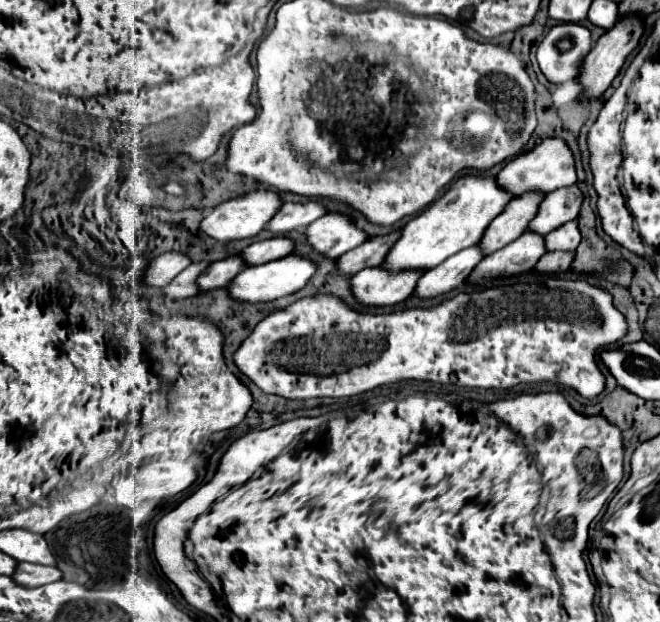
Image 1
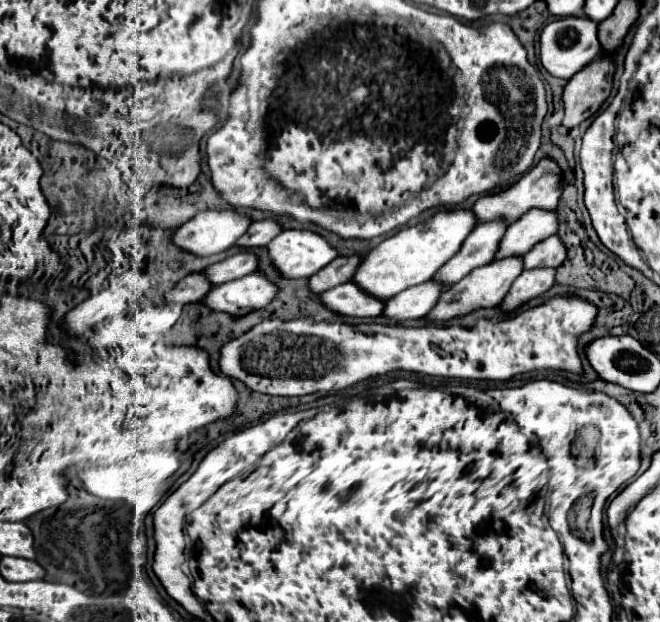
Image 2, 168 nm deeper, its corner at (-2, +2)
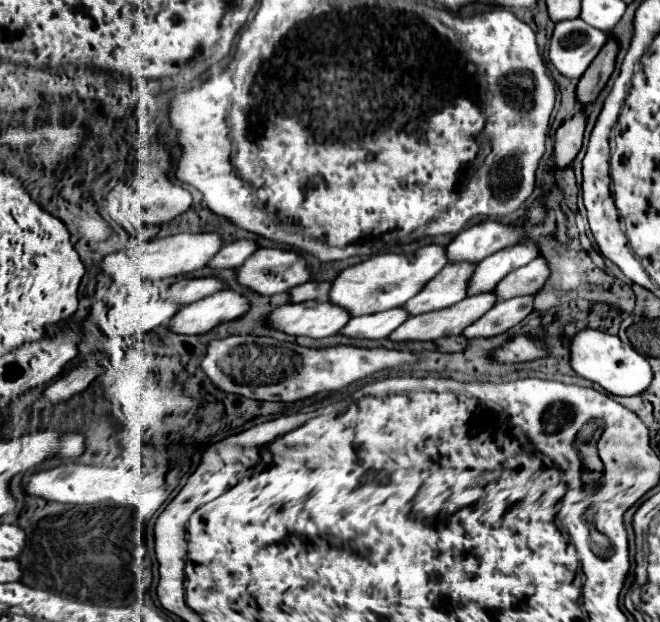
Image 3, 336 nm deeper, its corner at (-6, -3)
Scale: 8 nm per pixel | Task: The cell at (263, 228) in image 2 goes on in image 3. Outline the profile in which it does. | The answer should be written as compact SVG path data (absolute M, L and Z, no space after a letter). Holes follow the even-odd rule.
M237 240L231 244L225 244L209 262L207 266L213 270L225 270L225 268L237 268L251 256L251 252L257 250L257 244L251 240Z

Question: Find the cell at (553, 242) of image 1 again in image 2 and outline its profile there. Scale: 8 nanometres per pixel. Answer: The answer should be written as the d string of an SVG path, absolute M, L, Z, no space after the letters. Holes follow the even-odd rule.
M551 235L549 239L539 241L523 259L525 269L531 267L559 267L567 257L567 247L559 235Z

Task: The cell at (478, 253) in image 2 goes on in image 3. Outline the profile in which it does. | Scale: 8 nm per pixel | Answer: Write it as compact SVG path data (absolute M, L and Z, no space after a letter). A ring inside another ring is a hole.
M447 264L433 280L429 280L419 292L419 296L413 296L403 304L403 310L407 310L409 316L417 316L423 312L433 312L433 310L443 310L459 300L465 298L467 294L467 276L473 272L473 268L451 268Z

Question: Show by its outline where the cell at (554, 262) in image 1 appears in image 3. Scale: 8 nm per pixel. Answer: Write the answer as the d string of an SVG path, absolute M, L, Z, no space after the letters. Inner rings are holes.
M521 296L515 300L497 302L487 314L483 314L483 318L467 326L463 330L463 336L473 340L473 338L491 338L503 334L515 324L519 324L531 312L533 312L533 296Z

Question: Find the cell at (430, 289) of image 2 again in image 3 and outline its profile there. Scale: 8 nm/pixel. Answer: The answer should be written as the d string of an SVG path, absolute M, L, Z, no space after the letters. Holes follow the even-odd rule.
M391 308L391 312L377 312L375 316L351 318L349 324L339 330L339 334L361 340L379 340L387 338L407 318L409 316L403 312L403 308Z

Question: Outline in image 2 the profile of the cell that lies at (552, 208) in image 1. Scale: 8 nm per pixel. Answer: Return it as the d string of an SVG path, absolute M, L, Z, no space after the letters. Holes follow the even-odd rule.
M529 209L509 225L495 259L509 255L525 255L535 243L555 235L559 229L559 213L547 209Z

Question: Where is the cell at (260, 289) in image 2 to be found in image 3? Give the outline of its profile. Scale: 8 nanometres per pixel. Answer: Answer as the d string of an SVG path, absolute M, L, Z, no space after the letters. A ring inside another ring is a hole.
M221 290L213 296L201 298L193 304L183 306L169 322L169 330L175 334L205 334L211 328L235 320L247 312L249 302L241 292Z

